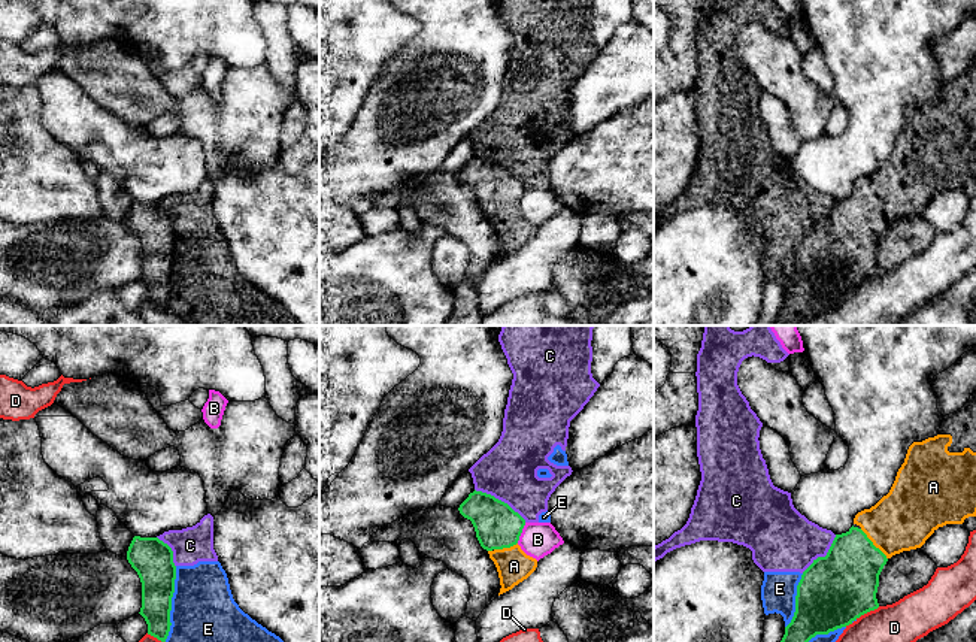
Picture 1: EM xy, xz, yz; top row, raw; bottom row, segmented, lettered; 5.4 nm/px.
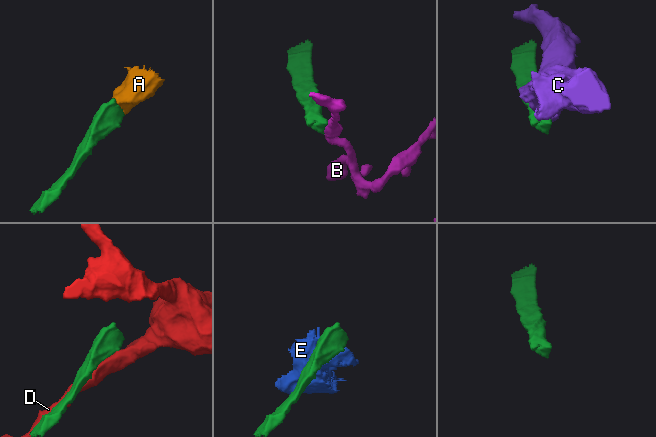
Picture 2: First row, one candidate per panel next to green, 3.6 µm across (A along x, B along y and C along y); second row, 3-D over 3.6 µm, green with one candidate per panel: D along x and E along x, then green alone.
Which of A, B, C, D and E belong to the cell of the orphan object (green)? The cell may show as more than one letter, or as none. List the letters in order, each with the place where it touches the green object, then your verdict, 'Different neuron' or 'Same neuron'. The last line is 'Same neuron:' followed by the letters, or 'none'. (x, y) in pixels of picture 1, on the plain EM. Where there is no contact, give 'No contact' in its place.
A: Touches green at yz (872, 209). Same neuron
B: Touches green at xz (521, 197). Different neuron
C: Touches green at xz (500, 166). Different neuron
D: Touches green at yz (861, 279). Different neuron
E: Touches green at xy (170, 269). Different neuron
Same neuron: A

